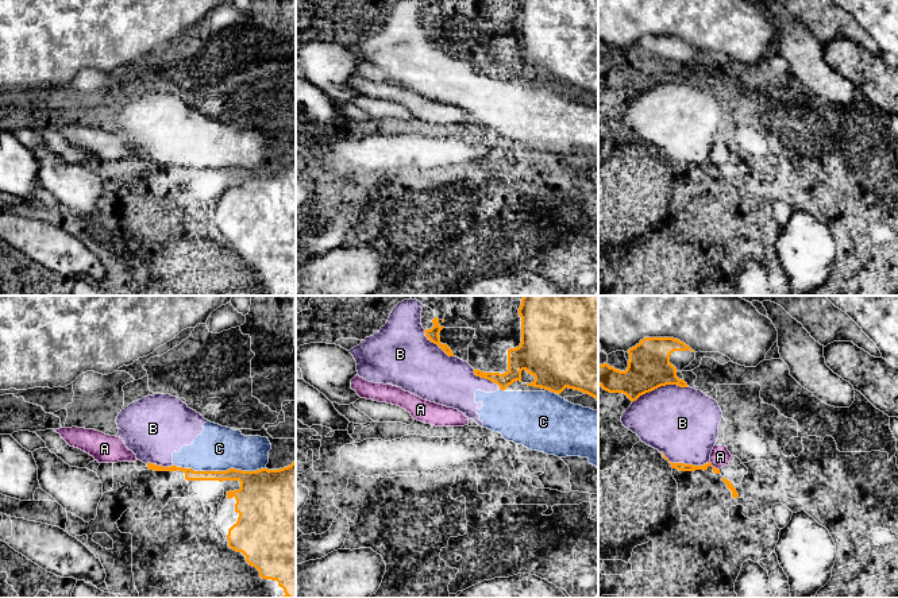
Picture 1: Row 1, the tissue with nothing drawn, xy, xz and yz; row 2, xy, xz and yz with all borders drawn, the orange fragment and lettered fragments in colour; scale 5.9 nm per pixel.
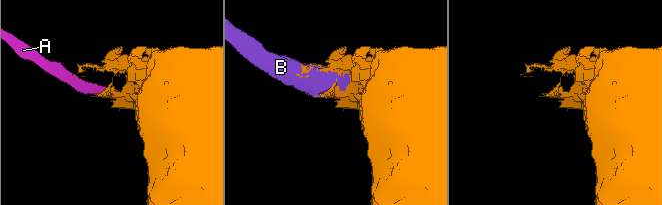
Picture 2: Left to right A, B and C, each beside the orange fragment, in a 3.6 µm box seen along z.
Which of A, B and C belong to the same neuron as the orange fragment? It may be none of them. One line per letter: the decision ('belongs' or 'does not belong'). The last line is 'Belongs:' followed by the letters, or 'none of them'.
A: does not belong
B: does not belong
C: does not belong
Belongs: none of them

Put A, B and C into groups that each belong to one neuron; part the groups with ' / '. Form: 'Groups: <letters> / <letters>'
Groups: A / B C

